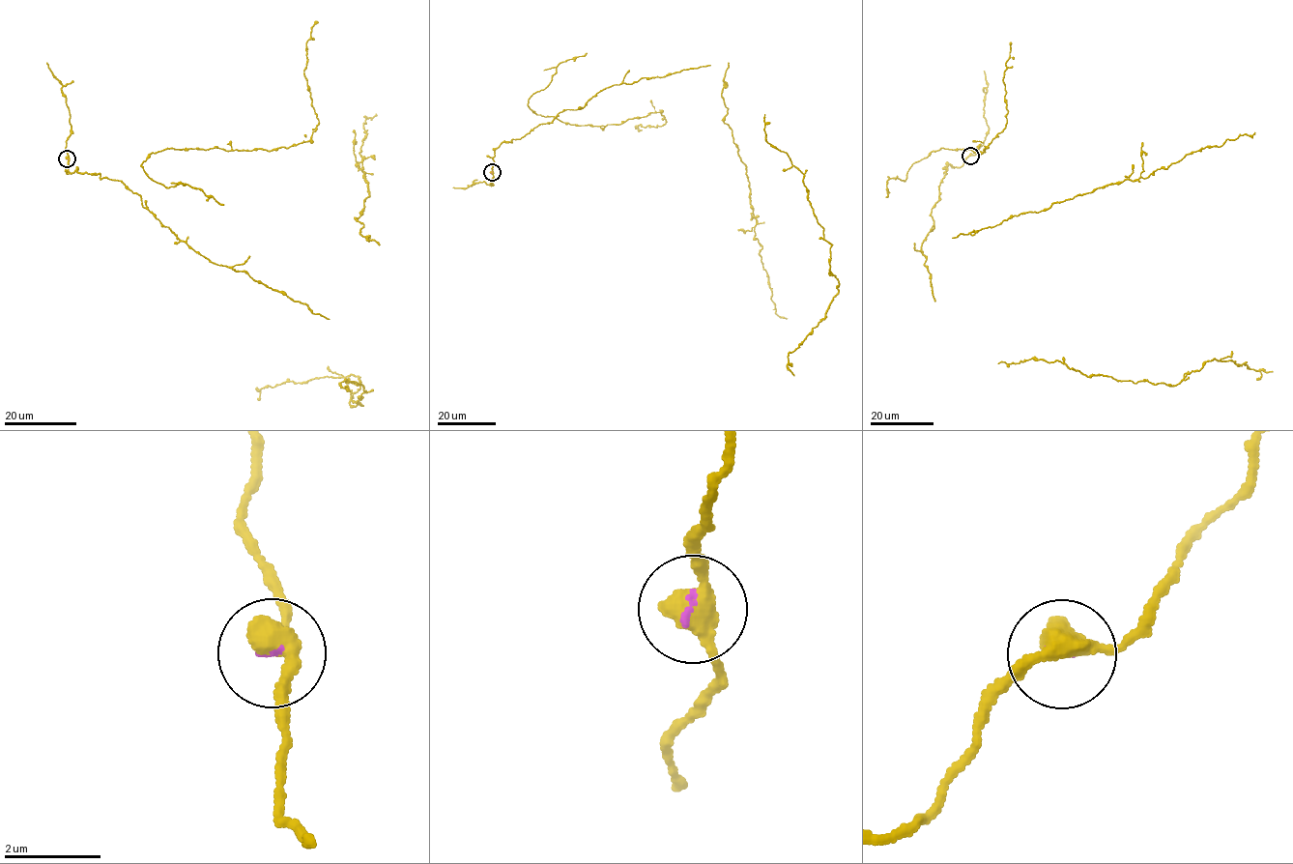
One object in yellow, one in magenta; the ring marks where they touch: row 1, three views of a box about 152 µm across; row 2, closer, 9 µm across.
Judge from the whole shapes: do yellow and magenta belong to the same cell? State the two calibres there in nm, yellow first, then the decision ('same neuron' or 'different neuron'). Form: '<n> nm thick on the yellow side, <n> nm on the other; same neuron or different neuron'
480 nm thick on the yellow side, 90 nm on the other; same neuron

